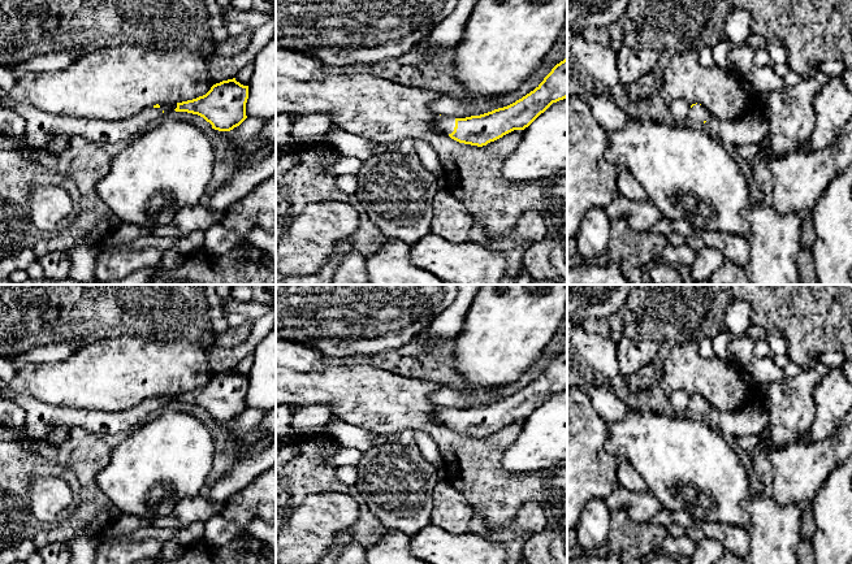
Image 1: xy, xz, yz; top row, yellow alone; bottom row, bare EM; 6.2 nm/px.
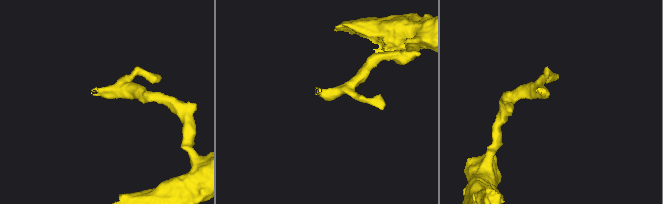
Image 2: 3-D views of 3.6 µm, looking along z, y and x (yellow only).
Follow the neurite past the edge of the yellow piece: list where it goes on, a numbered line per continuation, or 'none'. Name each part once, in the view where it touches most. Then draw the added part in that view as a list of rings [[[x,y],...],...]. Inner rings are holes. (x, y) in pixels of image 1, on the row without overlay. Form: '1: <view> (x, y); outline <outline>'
1: xz (445, 415); outline [[[436,405],[436,408],[433,411],[433,418],[437,422],[442,422],[442,424],[449,426],[449,425],[451,425],[454,422],[455,409],[454,408],[449,408],[449,407]]]

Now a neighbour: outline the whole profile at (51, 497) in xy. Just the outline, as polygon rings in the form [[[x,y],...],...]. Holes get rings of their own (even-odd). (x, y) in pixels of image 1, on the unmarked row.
[[[62,477],[35,480],[29,491],[33,515],[47,526],[62,520],[65,511],[75,498],[75,494]]]

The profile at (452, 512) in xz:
[[[447,480],[438,481],[433,491],[431,524],[453,535],[468,533],[475,513],[466,498]]]

